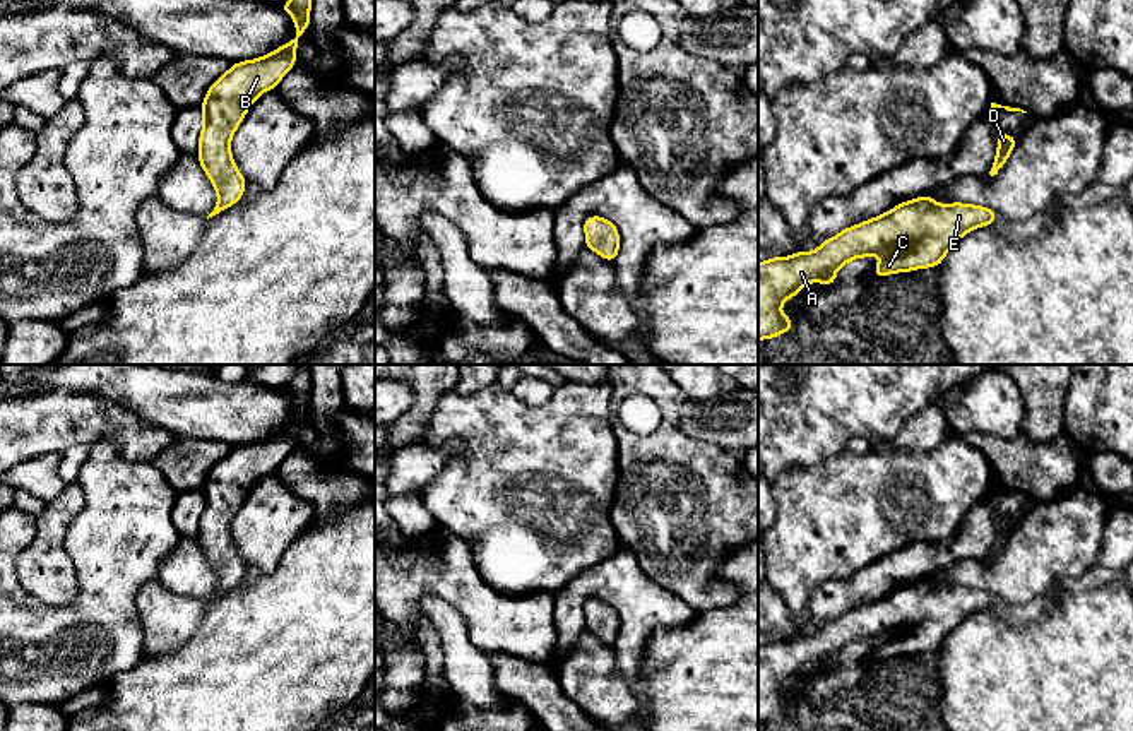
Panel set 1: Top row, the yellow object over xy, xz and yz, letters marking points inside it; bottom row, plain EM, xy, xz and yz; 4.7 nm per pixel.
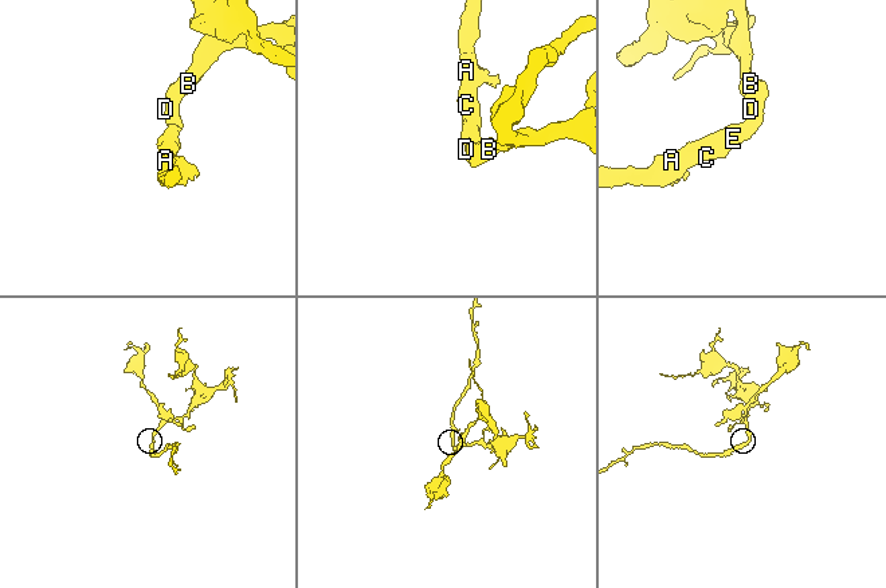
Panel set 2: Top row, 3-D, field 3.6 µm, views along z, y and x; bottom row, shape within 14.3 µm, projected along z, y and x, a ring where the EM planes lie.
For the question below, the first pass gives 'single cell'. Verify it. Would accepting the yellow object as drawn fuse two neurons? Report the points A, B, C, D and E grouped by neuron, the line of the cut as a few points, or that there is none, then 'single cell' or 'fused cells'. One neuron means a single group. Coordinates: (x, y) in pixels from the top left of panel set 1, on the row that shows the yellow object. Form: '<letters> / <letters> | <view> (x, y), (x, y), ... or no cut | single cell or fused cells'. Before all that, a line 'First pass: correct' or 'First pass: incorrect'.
First pass: correct
A B C D E | no cut | single cell

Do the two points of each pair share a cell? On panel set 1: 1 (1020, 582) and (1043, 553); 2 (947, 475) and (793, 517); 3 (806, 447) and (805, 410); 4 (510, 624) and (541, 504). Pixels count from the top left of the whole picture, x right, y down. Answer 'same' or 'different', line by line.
1: same
2: same
3: same
4: different

